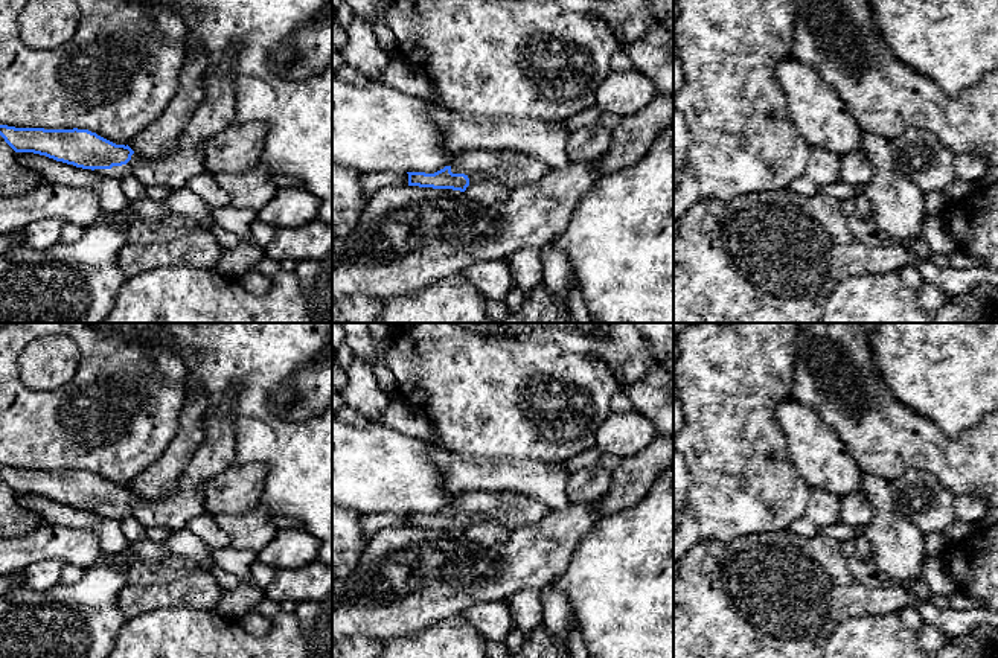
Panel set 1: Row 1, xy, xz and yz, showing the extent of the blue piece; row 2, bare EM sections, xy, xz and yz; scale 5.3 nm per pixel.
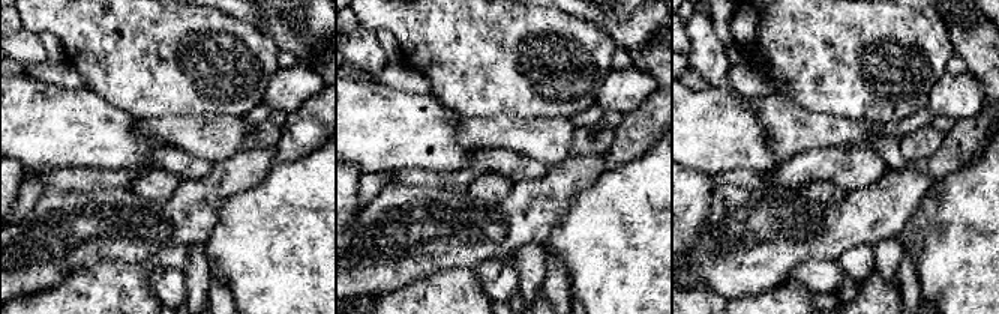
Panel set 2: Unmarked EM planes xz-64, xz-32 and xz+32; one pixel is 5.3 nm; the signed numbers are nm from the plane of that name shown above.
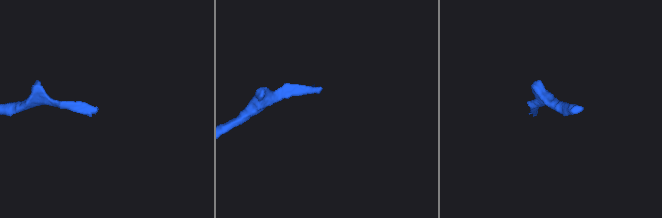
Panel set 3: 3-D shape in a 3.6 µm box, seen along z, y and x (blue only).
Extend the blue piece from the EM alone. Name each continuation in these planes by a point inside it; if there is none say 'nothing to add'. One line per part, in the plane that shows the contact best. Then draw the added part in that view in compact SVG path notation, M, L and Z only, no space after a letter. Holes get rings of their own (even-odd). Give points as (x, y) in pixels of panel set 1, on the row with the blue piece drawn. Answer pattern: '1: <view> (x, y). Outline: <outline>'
1: xy (217, 111). Outline: M224 61L209 75L204 91L200 108L189 119L174 151L152 160L133 154L126 164L94 172L119 181L123 177L136 177L145 187L162 186L171 190L184 187L189 178L204 172L201 142L233 123L235 85L230 62Z

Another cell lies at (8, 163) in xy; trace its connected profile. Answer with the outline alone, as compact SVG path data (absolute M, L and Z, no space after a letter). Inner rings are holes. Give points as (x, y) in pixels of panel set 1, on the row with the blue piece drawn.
M0 136L0 196L15 196L32 190L37 175L21 166L15 151Z

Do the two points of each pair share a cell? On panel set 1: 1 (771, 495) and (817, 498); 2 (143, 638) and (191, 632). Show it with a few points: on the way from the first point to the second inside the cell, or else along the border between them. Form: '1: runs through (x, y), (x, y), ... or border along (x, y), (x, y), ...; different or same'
1: border along (812, 489), (803, 515); different
2: runs through (156, 638), (179, 638); same

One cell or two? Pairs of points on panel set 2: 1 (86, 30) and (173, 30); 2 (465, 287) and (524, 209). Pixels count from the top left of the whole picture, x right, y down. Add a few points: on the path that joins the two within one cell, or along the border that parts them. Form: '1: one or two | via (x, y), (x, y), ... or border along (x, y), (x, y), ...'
1: one | via (107, 30), (119, 24), (123, 29), (152, 30)
2: two | border along (473, 265), (458, 265), (438, 271)

